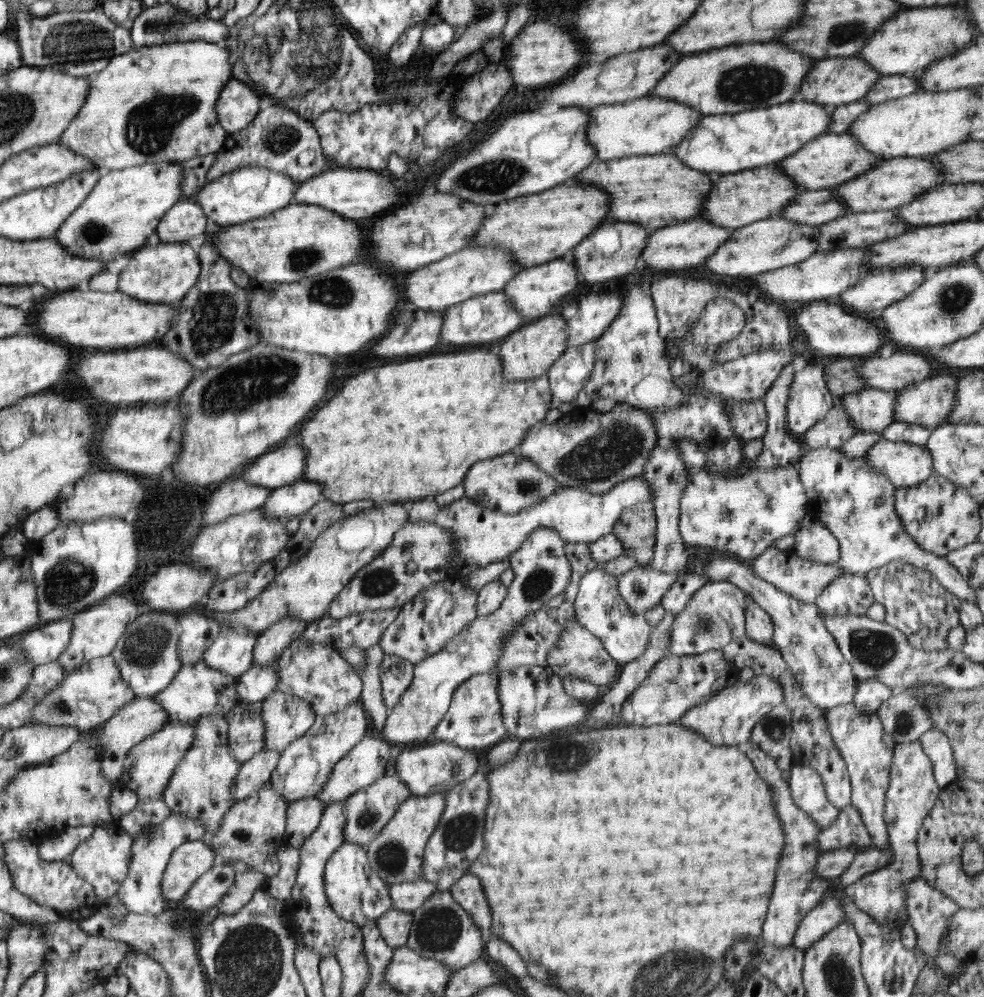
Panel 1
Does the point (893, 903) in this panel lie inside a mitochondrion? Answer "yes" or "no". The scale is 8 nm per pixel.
no

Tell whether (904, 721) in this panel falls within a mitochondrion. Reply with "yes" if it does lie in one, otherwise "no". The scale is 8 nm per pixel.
yes

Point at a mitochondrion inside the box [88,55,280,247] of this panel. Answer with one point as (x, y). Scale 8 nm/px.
(149, 127)

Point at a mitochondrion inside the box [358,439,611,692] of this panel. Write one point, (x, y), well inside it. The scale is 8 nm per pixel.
(540, 580)

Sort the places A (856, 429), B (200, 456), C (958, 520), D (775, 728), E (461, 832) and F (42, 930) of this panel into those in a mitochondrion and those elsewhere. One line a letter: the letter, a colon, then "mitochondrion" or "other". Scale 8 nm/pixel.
A: other
B: other
C: other
D: mitochondrion
E: mitochondrion
F: other

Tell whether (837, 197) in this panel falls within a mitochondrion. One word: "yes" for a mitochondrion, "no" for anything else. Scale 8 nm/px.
no

